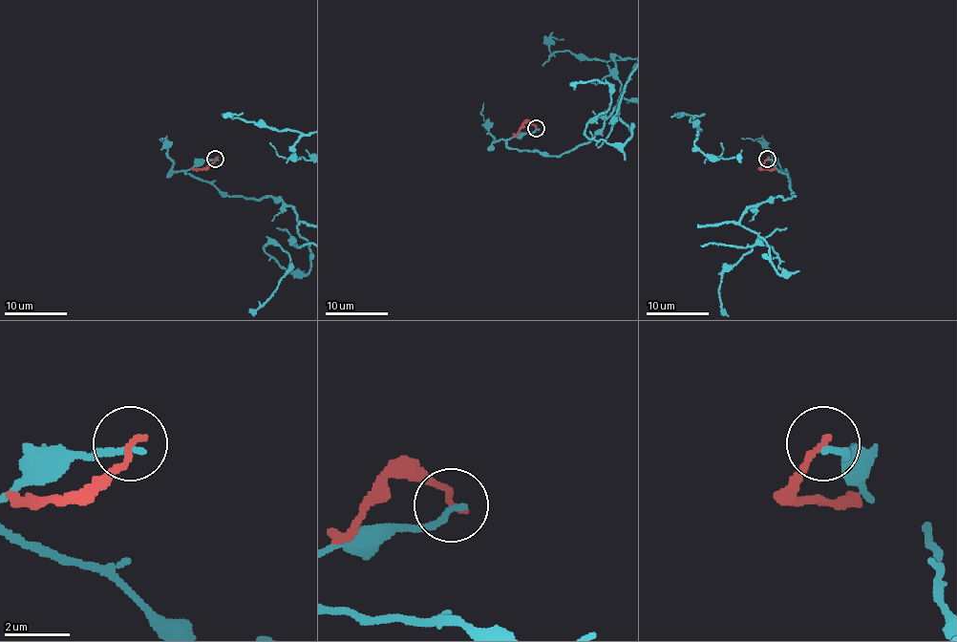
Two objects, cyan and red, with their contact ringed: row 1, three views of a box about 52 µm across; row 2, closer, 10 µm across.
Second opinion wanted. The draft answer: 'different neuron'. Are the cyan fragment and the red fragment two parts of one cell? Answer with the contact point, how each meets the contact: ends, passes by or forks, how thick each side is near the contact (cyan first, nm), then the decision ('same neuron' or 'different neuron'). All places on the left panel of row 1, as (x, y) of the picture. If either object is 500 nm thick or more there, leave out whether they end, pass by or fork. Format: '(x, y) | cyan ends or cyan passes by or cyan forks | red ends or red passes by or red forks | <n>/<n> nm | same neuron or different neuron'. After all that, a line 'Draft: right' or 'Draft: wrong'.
(215, 159) | cyan ends | red ends | 200/220 nm | different neuron
Draft: right

